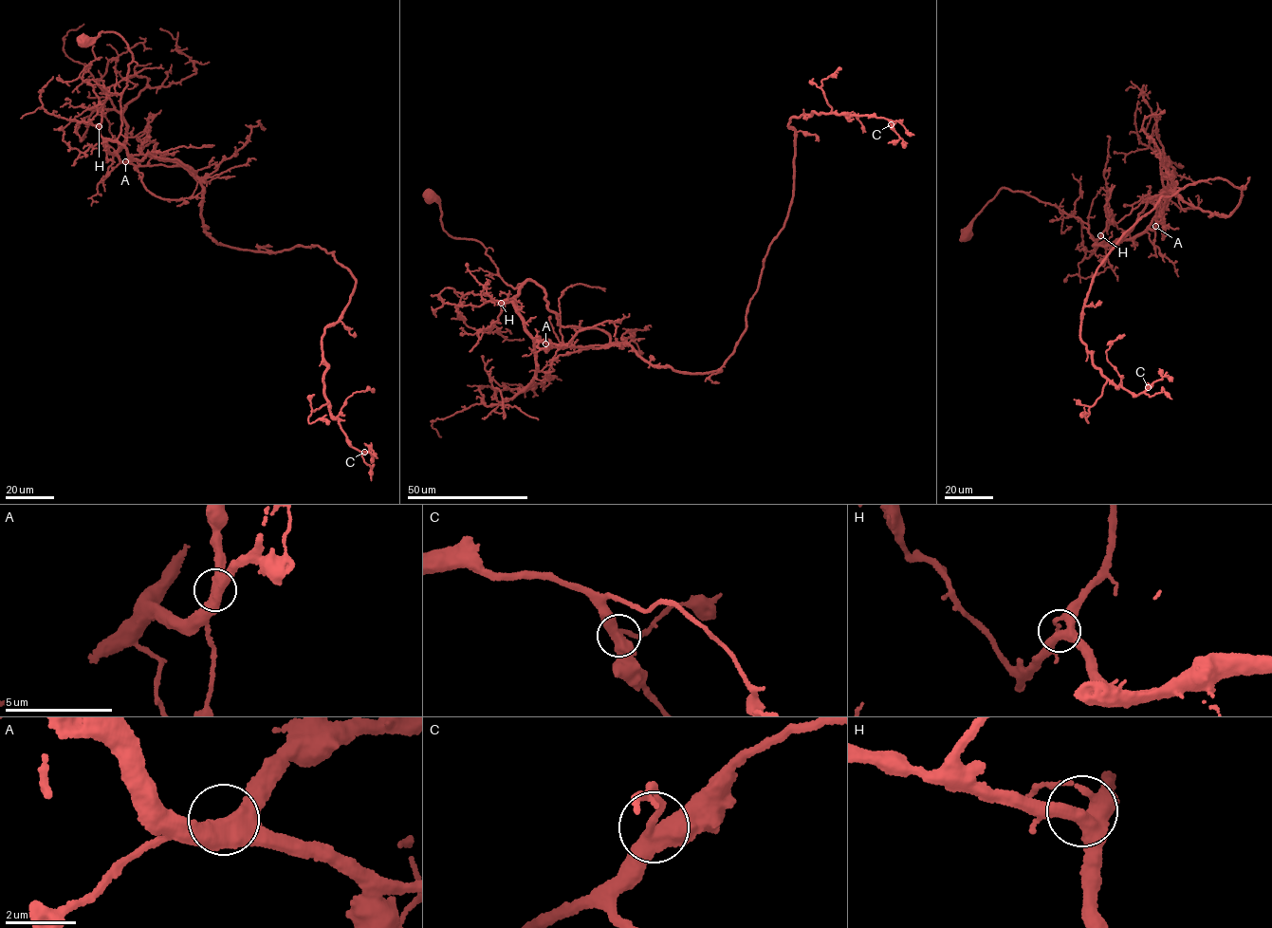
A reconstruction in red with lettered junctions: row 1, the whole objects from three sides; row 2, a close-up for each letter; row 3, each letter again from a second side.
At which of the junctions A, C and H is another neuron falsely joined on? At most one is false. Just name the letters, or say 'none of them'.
A

